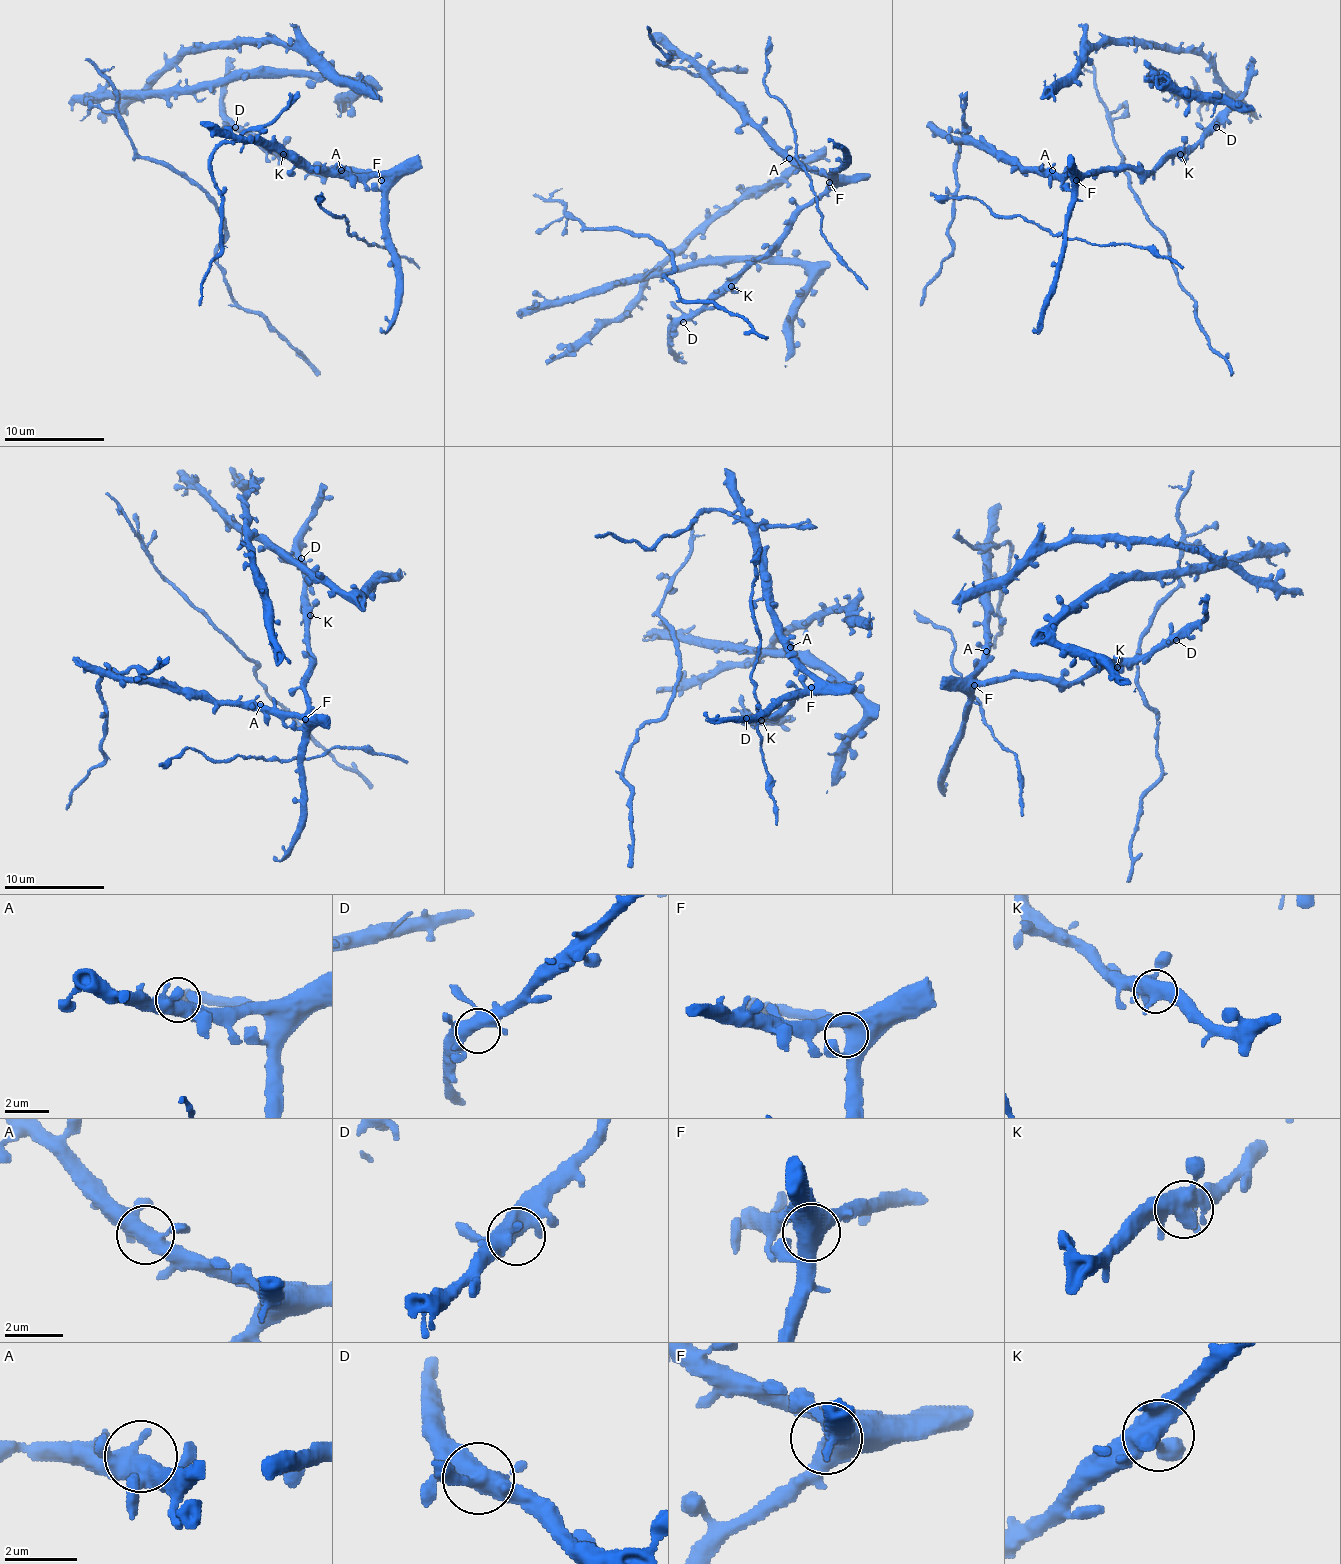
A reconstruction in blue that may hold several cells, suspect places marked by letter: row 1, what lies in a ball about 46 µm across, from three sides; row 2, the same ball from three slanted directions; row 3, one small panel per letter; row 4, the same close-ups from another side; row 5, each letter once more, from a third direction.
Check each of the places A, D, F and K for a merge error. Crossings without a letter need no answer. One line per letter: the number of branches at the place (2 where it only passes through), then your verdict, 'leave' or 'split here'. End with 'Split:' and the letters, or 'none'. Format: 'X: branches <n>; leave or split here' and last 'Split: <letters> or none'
A: branches 5; leave
D: branches 5; leave
F: branches 5; leave
K: branches 4; leave
Split: none

